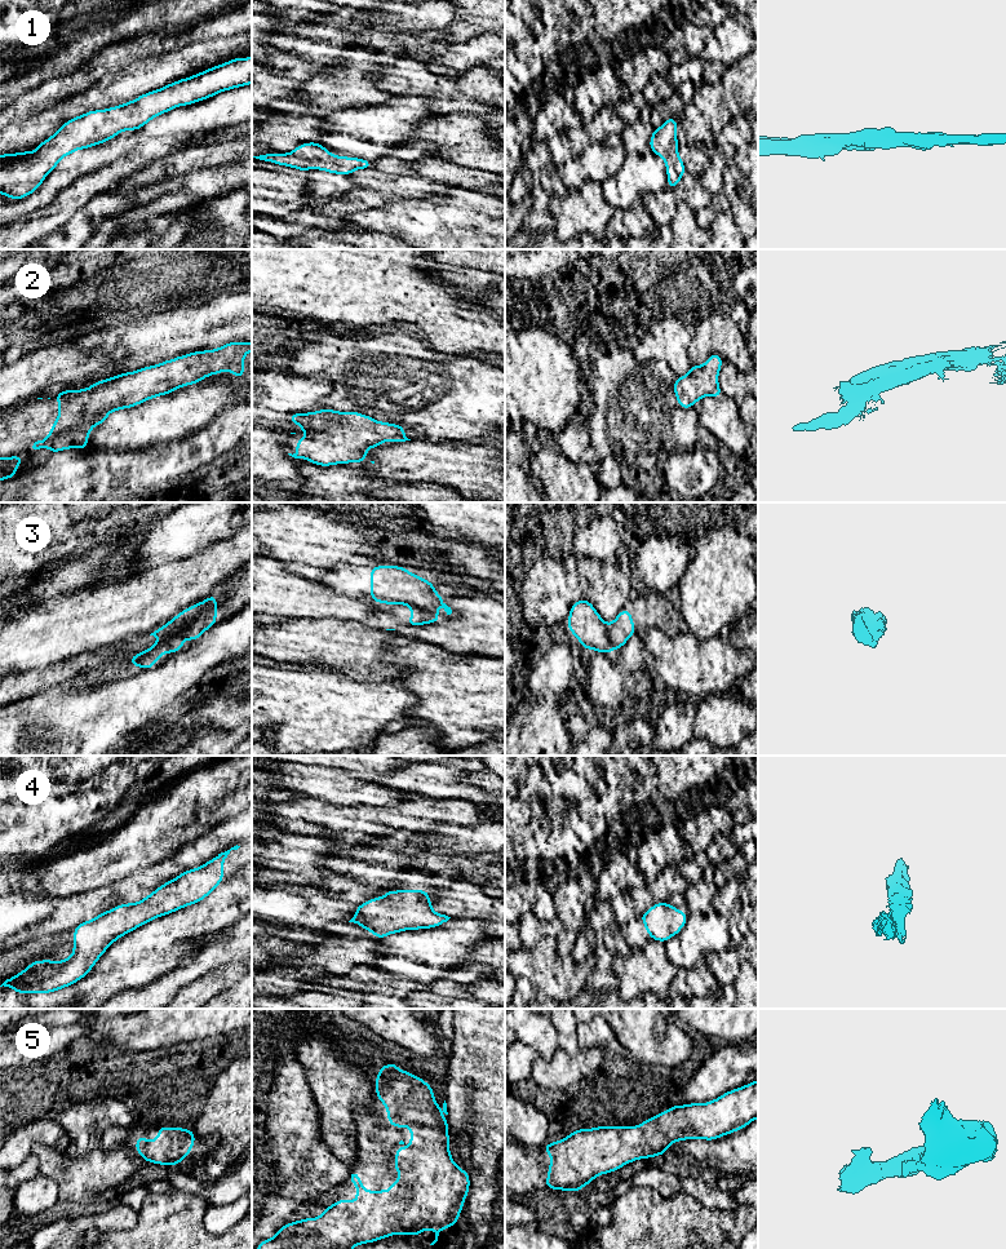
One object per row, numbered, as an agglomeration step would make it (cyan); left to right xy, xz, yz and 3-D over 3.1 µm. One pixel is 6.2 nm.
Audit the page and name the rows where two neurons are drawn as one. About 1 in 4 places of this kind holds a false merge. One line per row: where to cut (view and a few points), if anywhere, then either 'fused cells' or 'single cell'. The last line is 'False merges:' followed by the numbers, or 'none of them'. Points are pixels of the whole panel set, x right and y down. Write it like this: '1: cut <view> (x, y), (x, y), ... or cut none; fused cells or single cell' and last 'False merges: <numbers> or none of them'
1: cut none; single cell
2: cut none; single cell
3: cut xy (173, 621), (177, 630), (165, 639), (159, 641); fused cells
4: cut none; single cell
5: cut none; single cell
False merges: 3

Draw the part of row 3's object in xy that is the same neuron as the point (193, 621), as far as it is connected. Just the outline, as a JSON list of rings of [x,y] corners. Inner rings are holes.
[[[212,593],[205,601],[187,607],[172,620],[178,626],[178,632],[164,642],[149,647],[146,651],[136,654],[128,659],[133,666],[151,669],[163,657],[164,652],[174,654],[183,648],[183,639],[198,641],[200,635],[216,625],[217,621],[217,595]]]

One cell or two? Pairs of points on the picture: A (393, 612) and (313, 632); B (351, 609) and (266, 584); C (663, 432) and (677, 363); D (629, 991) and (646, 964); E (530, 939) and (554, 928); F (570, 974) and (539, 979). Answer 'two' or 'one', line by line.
A: one
B: one
C: two
D: one
E: one
F: one

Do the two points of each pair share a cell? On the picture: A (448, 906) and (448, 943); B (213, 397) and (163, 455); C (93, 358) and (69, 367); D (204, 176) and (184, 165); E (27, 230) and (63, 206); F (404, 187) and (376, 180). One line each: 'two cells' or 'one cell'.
A: two cells
B: two cells
C: one cell
D: two cells
E: one cell
F: one cell

